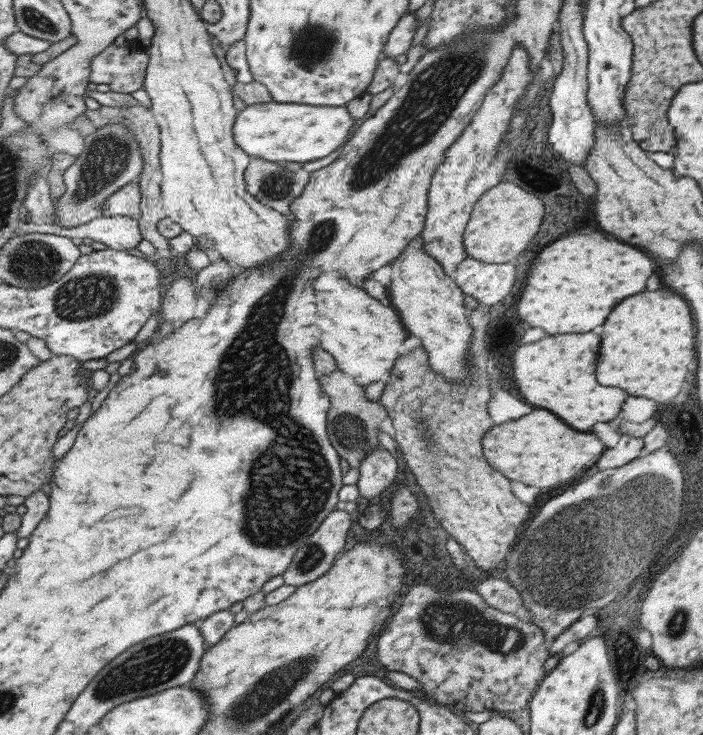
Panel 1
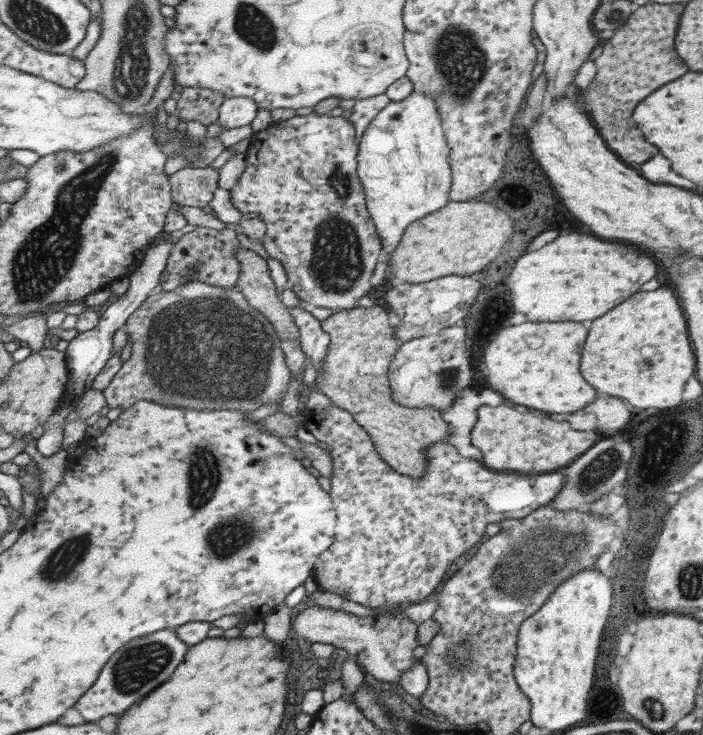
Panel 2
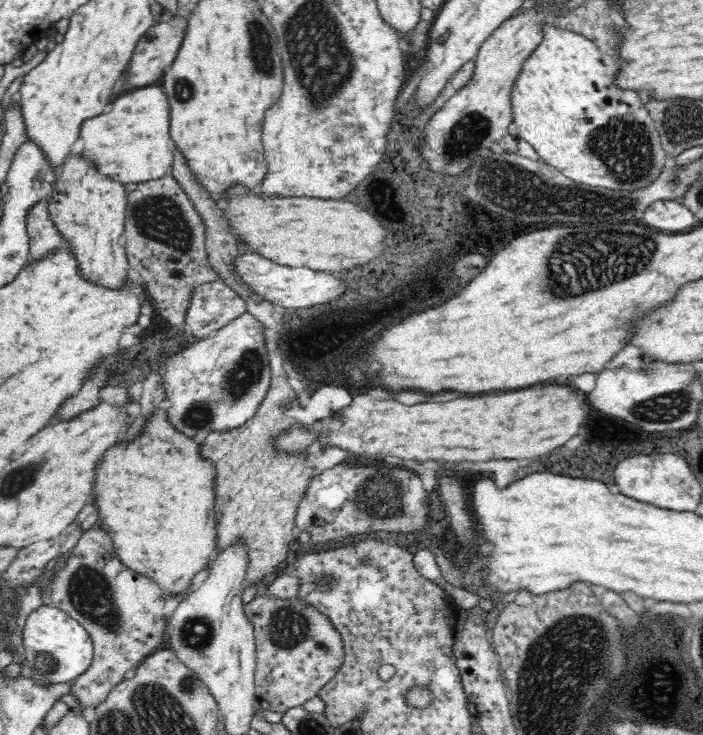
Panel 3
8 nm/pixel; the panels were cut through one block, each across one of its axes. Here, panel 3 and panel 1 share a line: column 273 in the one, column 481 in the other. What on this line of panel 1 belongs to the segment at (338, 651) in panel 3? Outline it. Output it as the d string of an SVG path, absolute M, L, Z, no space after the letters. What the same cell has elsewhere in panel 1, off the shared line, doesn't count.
M419 584L413 586L399 604L391 626L379 634L377 662L389 672L403 672L419 682L421 696L435 704L469 712L523 712L531 700L531 692L539 688L539 682L545 678L543 664L549 658L549 648L551 642L545 640L539 626L521 622L517 616L489 606L477 592L461 588L457 592L439 592L435 586L425 588L425 584Z

